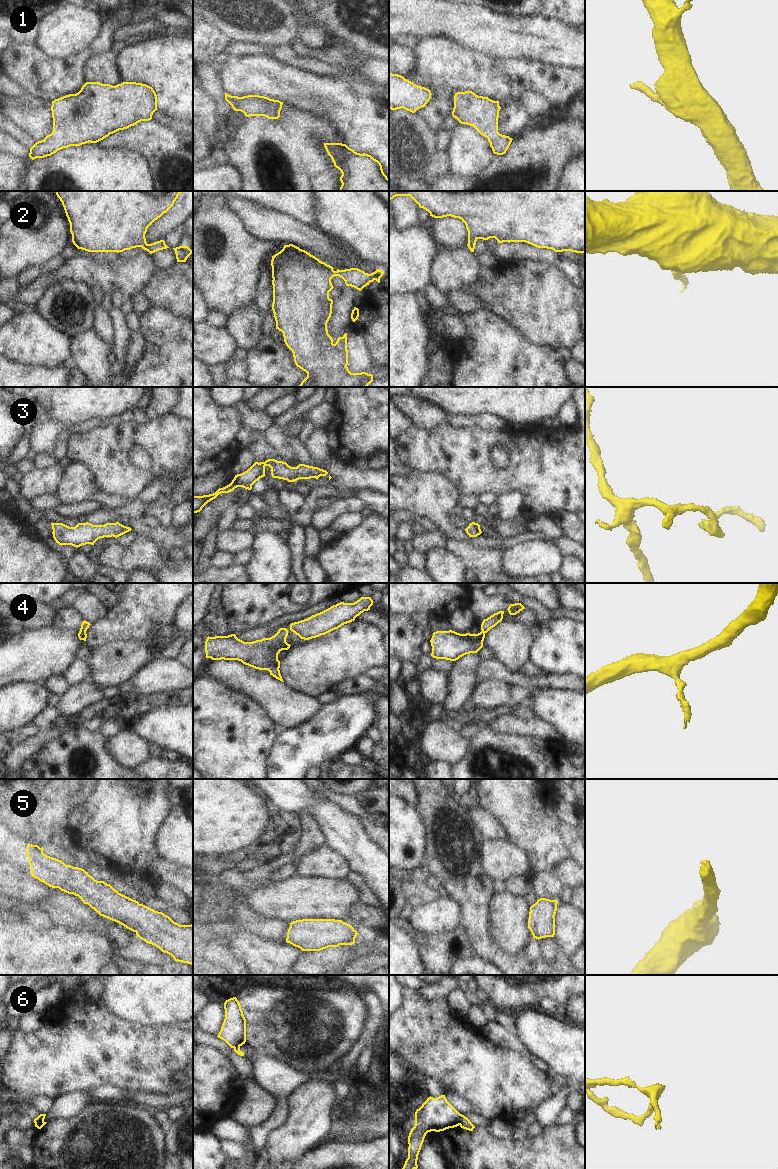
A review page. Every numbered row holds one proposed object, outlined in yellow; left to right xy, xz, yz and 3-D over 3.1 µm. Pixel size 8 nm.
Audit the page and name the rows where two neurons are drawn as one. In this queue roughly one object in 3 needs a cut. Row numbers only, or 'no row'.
6

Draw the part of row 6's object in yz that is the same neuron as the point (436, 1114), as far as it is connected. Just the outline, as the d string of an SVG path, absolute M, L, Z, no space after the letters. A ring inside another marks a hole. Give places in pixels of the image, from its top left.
M445 1095L429 1097L415 1112L415 1125L408 1136L408 1158L402 1169L417 1169L418 1155L428 1132L440 1132L460 1125L460 1114Z

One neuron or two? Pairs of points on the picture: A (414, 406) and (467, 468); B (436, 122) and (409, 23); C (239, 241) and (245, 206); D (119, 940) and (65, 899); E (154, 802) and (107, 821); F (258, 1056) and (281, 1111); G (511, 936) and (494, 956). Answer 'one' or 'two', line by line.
A: two
B: two
C: two
D: one
E: one
F: one
G: two

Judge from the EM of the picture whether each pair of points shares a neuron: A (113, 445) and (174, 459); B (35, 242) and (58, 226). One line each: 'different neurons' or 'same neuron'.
A: same neuron
B: same neuron

